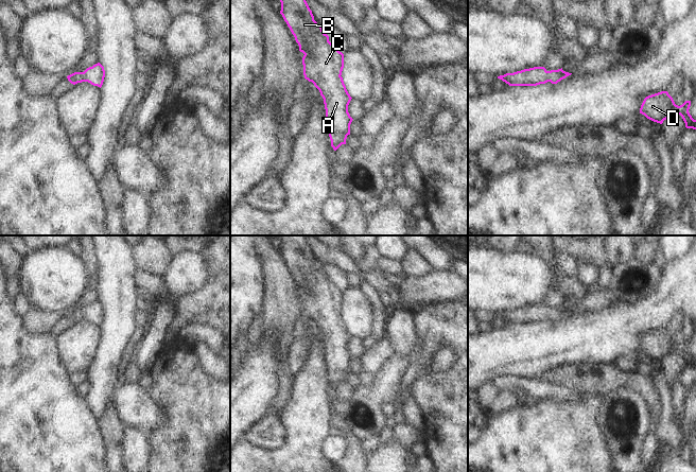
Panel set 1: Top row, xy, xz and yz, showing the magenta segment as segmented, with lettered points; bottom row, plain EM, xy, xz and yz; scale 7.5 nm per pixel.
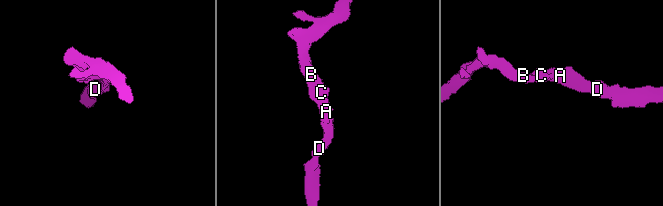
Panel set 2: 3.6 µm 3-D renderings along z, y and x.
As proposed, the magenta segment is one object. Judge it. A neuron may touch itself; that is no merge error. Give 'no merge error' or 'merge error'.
no merge error

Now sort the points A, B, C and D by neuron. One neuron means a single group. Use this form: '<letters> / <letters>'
A B C D

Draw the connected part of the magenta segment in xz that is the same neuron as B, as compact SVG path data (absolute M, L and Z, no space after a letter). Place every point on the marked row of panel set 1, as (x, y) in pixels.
M280 0L280 2L280 14L294 35L299 51L304 54L302 57L304 78L314 84L324 99L327 130L331 146L336 151L342 144L346 144L347 136L350 135L350 124L353 120L348 112L348 105L352 98L341 76L344 68L344 54L329 41L329 36L314 20L306 0Z

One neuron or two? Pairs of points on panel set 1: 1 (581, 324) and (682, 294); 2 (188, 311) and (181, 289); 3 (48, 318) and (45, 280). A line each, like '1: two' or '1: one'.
1: one
2: two
3: two

